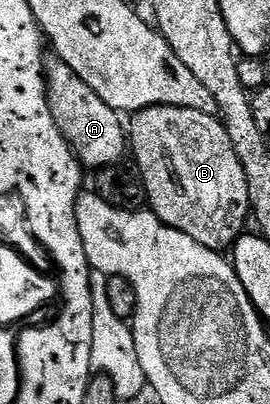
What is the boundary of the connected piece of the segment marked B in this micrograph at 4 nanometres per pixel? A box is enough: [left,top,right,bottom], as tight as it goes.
[130,107,250,250]

